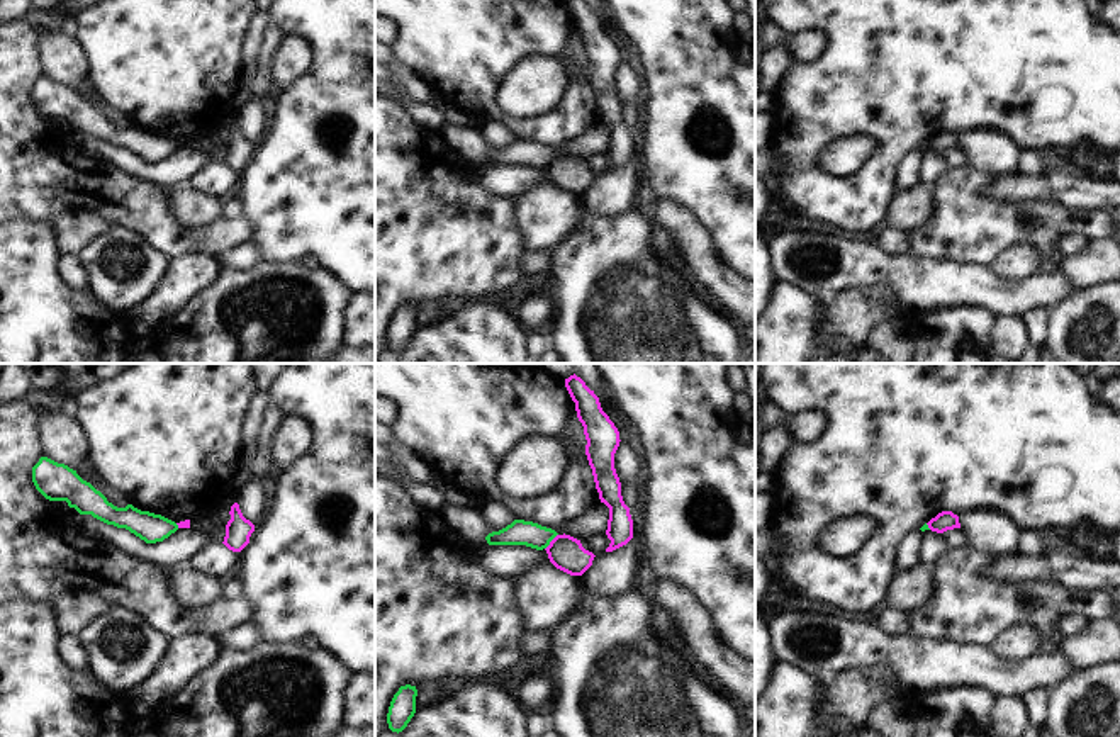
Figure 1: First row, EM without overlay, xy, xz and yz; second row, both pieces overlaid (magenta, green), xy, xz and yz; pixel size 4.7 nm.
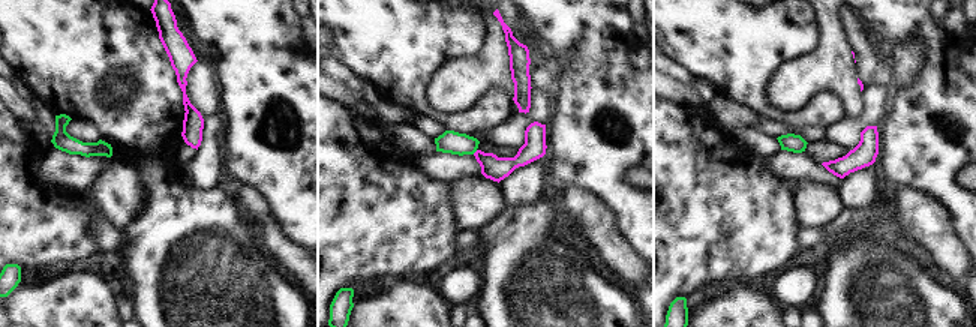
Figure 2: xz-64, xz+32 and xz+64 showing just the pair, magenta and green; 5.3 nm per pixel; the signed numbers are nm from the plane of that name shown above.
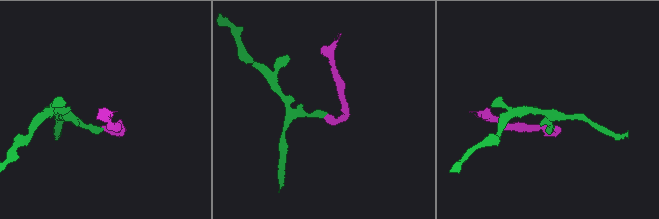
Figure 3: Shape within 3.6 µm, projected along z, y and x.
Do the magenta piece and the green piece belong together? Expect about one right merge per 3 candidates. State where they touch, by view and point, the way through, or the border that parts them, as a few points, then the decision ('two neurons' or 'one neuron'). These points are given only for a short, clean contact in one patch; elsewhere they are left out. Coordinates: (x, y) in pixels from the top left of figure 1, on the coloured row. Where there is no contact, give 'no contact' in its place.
xz (550, 542) | along xz (557, 534), (545, 549) | two neurons

